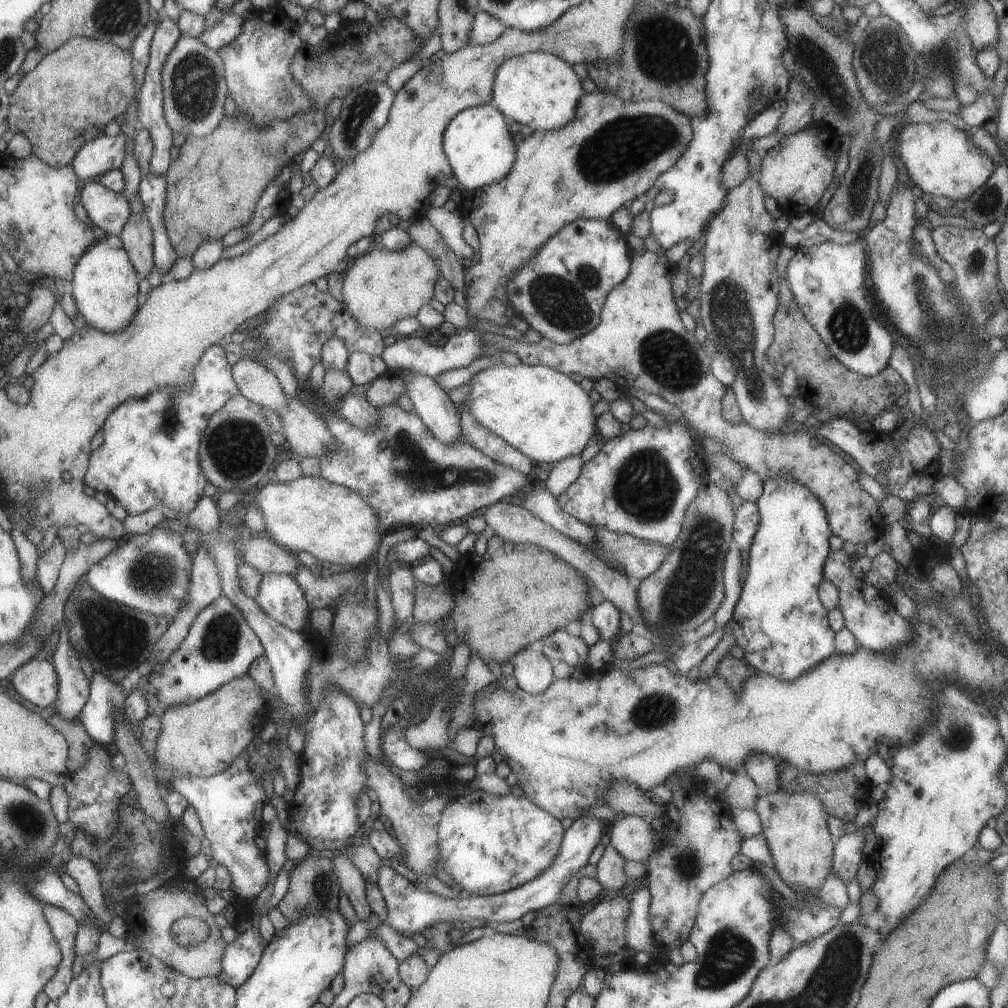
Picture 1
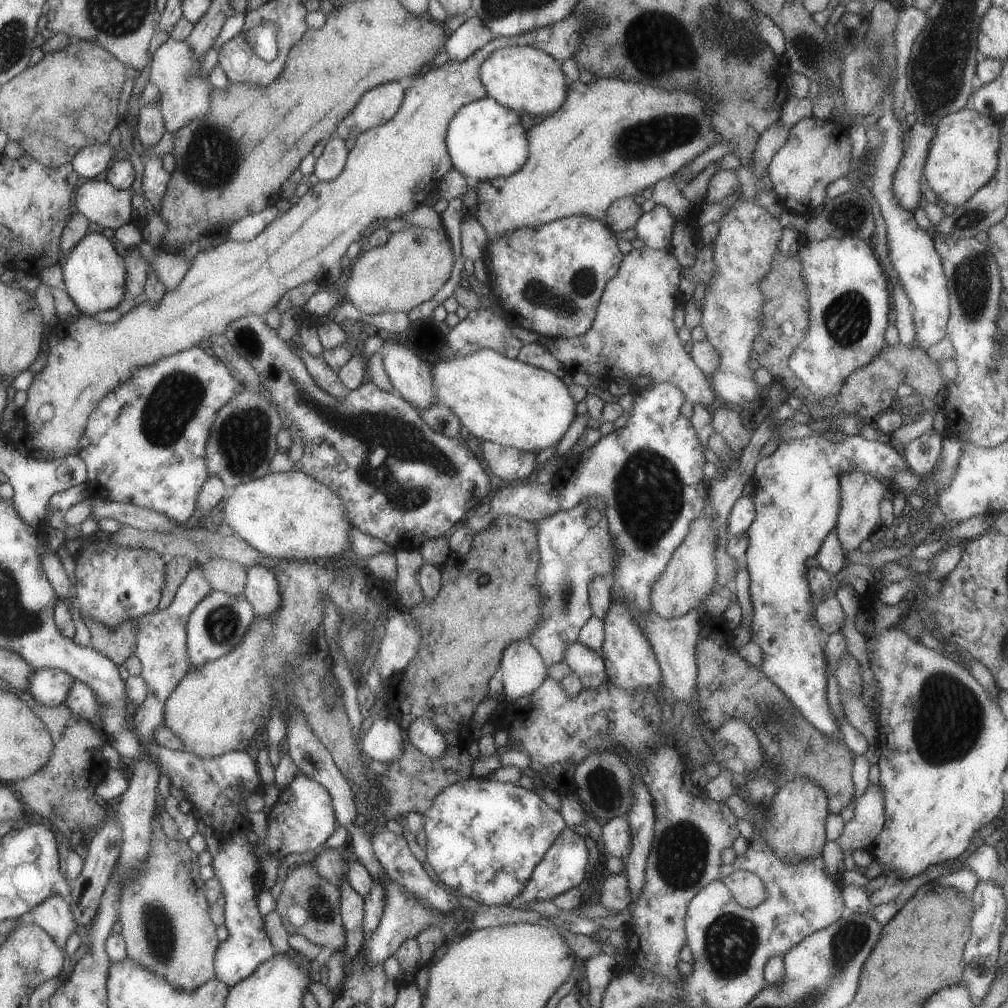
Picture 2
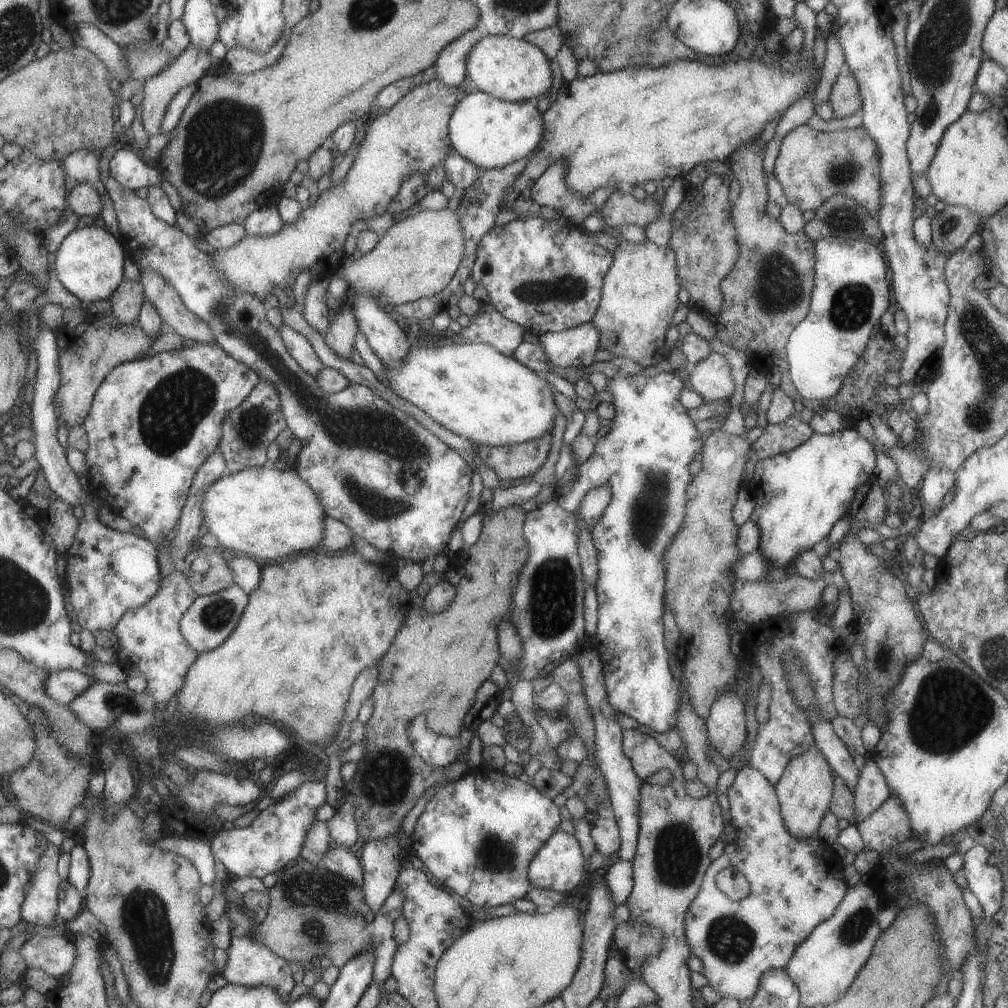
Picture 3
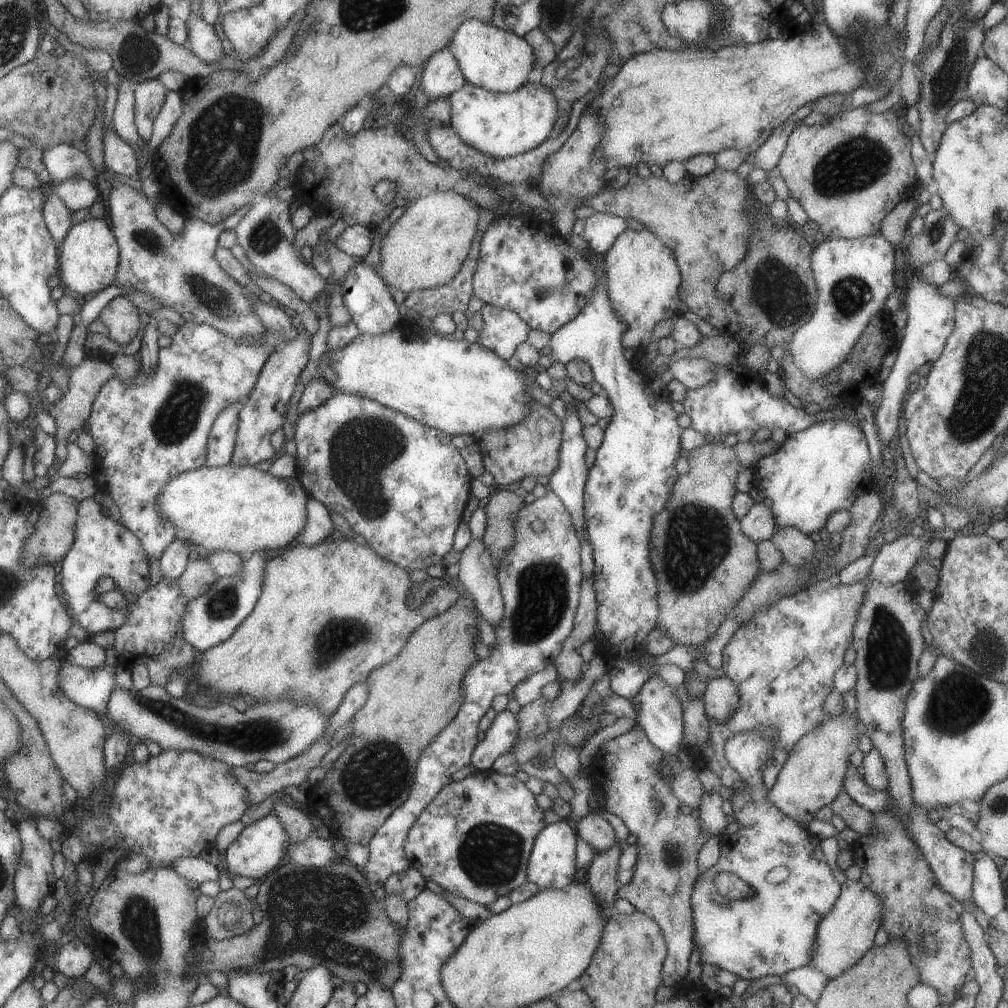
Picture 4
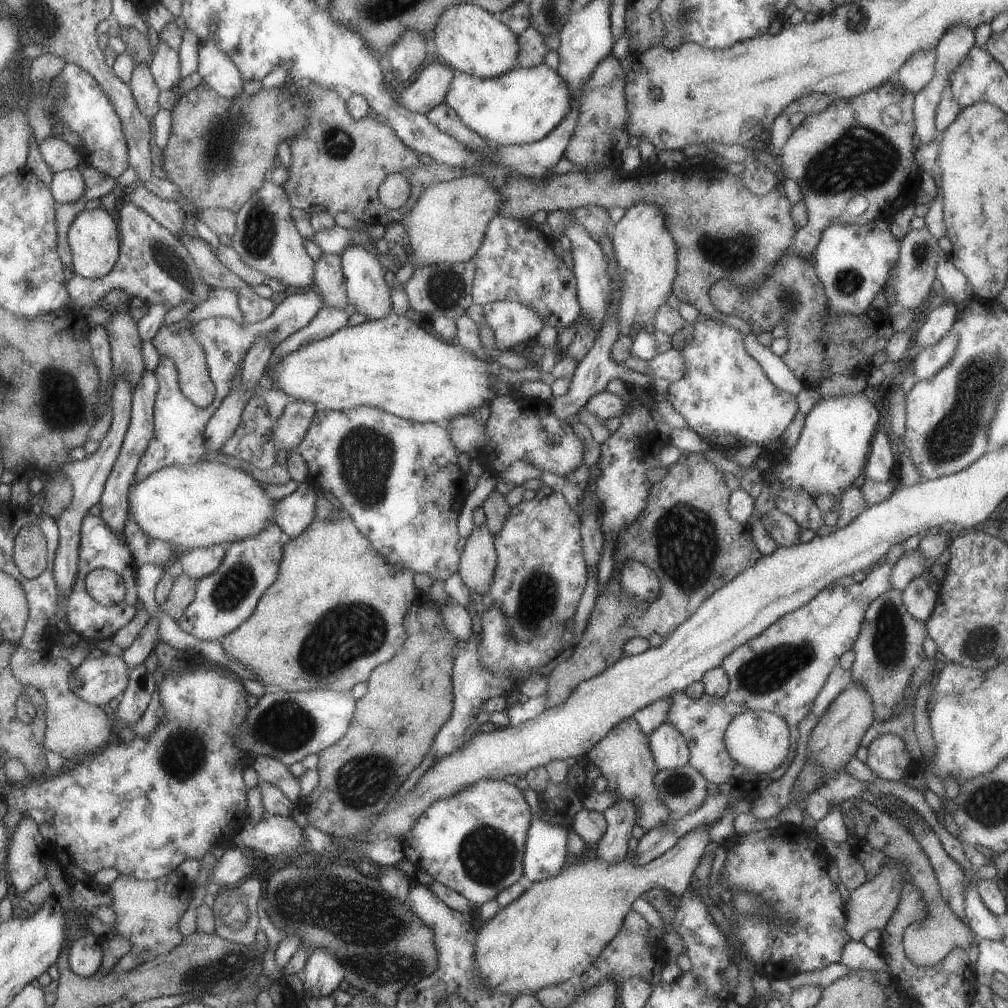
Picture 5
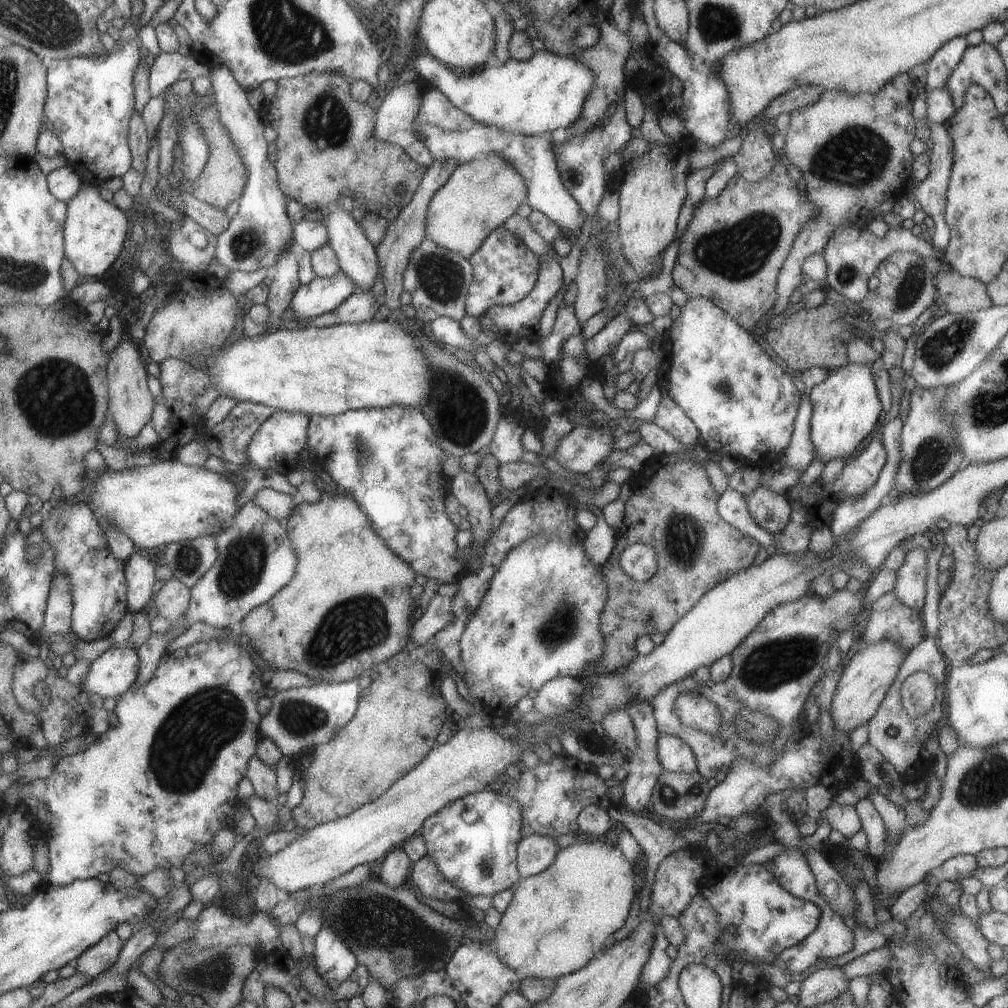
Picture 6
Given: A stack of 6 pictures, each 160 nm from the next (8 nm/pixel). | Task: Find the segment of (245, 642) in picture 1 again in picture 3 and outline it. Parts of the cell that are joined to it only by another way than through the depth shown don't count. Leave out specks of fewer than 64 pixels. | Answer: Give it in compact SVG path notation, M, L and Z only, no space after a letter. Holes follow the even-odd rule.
M235 584L216 593L197 595L181 616L179 630L198 654L213 650L233 632L247 604L248 594Z

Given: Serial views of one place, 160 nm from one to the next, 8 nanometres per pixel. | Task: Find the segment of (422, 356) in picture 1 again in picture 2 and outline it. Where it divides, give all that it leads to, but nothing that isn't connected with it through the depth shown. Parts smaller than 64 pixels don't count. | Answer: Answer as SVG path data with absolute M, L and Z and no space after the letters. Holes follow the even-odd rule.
M490 309L469 310L467 317L447 334L447 344L455 356L467 356L479 348L489 348L516 359L522 342L511 335L511 325Z

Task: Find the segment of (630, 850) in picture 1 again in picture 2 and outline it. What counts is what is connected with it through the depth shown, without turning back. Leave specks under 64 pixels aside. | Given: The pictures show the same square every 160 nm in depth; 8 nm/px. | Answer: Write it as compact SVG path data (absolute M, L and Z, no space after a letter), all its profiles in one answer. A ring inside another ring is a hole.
M623 817L611 818L601 823L601 844L610 856L625 858L631 850L631 832Z

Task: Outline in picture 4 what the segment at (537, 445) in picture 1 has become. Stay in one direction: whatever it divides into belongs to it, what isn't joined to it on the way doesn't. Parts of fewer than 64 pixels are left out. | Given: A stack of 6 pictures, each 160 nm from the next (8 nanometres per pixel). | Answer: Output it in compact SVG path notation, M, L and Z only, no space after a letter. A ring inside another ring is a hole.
M396 326L382 335L359 334L339 351L331 352L328 348L320 356L317 372L334 388L335 393L355 393L376 400L422 425L439 429L449 436L469 435L476 441L486 431L502 431L522 423L530 414L530 400L533 400L525 389L531 373L514 370L506 360L477 342L441 336L428 328L424 328L415 340L405 340Z

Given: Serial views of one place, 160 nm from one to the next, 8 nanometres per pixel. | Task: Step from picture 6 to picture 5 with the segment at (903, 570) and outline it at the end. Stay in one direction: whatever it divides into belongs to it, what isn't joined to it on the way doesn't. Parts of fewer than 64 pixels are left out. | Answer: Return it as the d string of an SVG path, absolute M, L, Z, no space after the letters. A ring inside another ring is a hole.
M924 575L911 580L901 594L904 607L915 620L925 622L931 616L937 593L928 585Z

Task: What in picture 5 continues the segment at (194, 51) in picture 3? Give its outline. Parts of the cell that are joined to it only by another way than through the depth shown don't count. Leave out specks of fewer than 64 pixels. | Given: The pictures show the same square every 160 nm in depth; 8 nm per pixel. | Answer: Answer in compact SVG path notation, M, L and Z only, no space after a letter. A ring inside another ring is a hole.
M145 65L135 67L130 74L128 85L139 112L151 126L151 118L158 111L157 94L159 89L148 71L148 67Z

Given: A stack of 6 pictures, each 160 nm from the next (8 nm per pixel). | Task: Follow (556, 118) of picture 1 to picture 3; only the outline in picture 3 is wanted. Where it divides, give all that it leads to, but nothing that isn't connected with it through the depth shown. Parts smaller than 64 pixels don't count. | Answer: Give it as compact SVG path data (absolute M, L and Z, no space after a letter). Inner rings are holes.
M484 32L482 39L471 47L467 55L466 76L471 79L476 90L490 94L493 98L510 103L534 102L539 96L545 96L545 92L551 88L549 63L543 51L534 44Z

